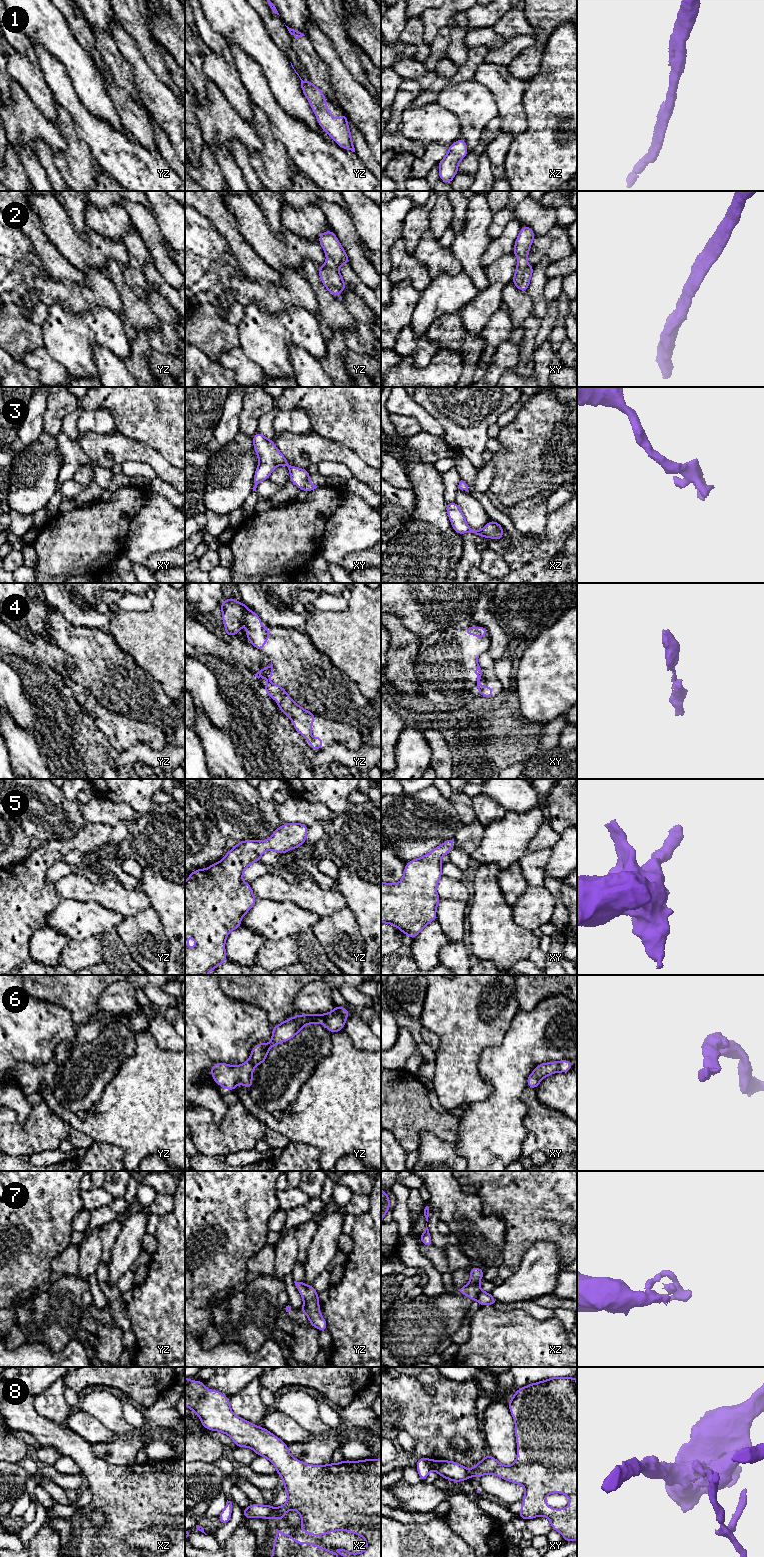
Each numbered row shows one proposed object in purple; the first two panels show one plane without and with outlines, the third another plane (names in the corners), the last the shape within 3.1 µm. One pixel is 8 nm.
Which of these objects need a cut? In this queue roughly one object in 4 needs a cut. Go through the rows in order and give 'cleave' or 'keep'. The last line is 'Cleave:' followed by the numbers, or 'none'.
1: keep
2: keep
3: keep
4: cleave
5: keep
6: keep
7: cleave
8: cleave
Cleave: 4, 7, 8

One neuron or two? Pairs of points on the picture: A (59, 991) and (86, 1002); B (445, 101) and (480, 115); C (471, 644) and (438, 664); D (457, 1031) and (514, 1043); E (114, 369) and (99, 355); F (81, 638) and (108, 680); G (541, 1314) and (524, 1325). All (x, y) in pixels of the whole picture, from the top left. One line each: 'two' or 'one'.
A: one
B: one
C: one
D: two
E: one
F: one
G: two

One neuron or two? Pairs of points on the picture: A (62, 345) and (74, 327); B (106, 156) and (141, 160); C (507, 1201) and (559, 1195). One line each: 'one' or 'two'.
A: one
B: one
C: one

